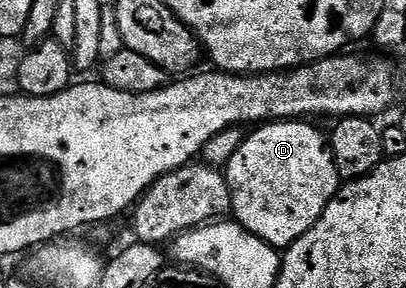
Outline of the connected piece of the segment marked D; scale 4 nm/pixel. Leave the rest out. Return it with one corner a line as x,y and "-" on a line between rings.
287,119
263,124
255,128
258,130
251,137
249,134
243,140
242,146
224,166
226,182
230,188
233,220
279,251
289,249
293,241
304,236
318,222
326,204
340,188
340,178
327,134
310,124
314,123
306,119

